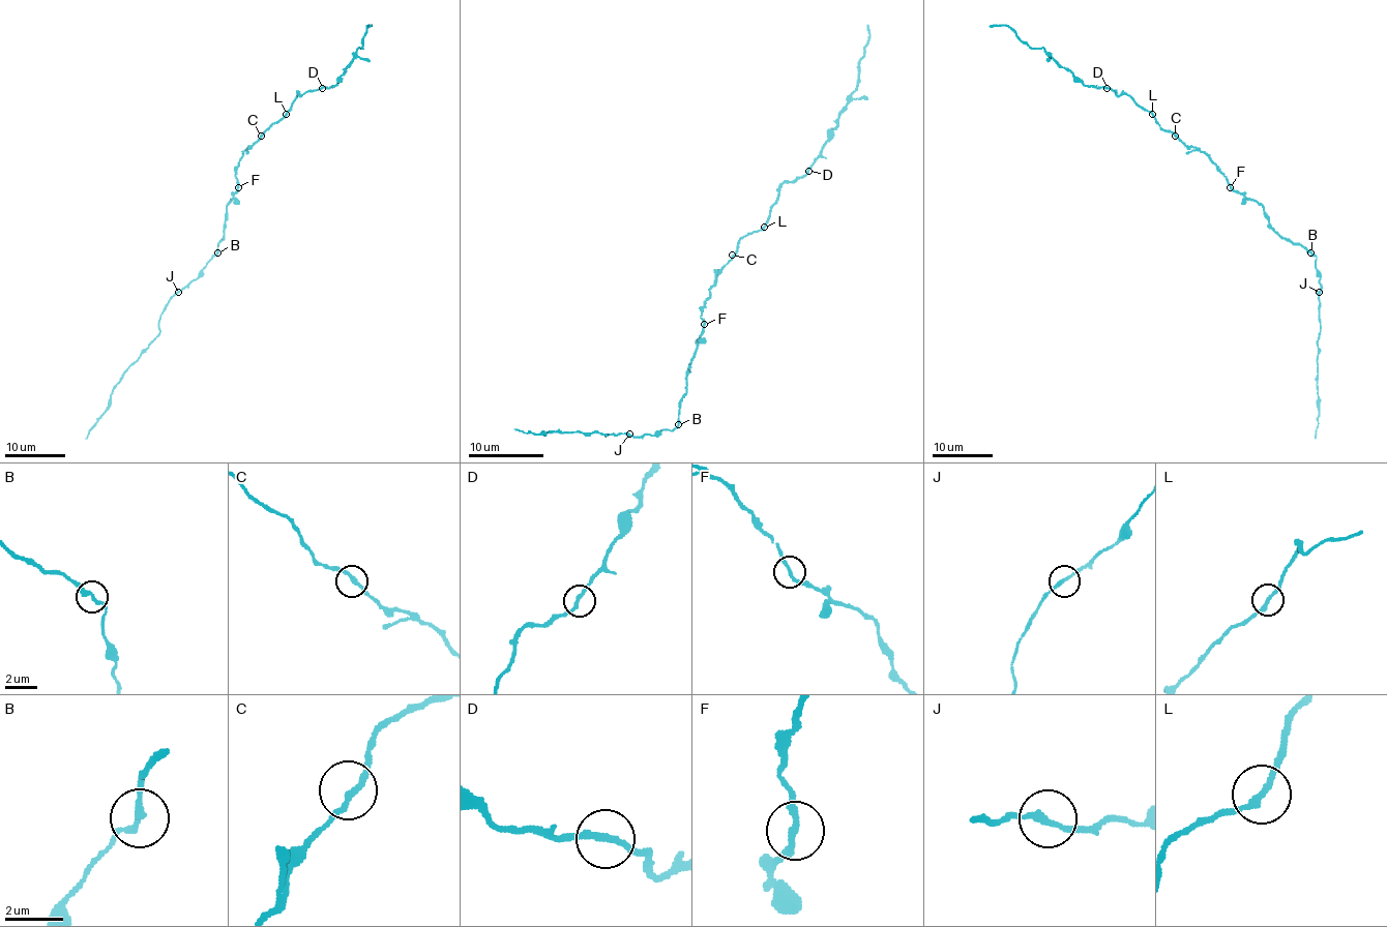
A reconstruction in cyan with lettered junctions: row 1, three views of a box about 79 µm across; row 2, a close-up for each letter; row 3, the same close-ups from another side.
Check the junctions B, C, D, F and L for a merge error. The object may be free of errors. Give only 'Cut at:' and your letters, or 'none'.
Cut at: B

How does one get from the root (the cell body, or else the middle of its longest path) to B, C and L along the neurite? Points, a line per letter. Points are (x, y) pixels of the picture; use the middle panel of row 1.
B: (702, 326), (695, 357), (687, 370), (687, 389), (680, 402), (678, 424)
C: (702, 326), (701, 308), (710, 296), (717, 271), (732, 255)
L: (702, 326), (701, 308), (710, 296), (717, 271), (738, 249), (741, 238), (764, 227)

